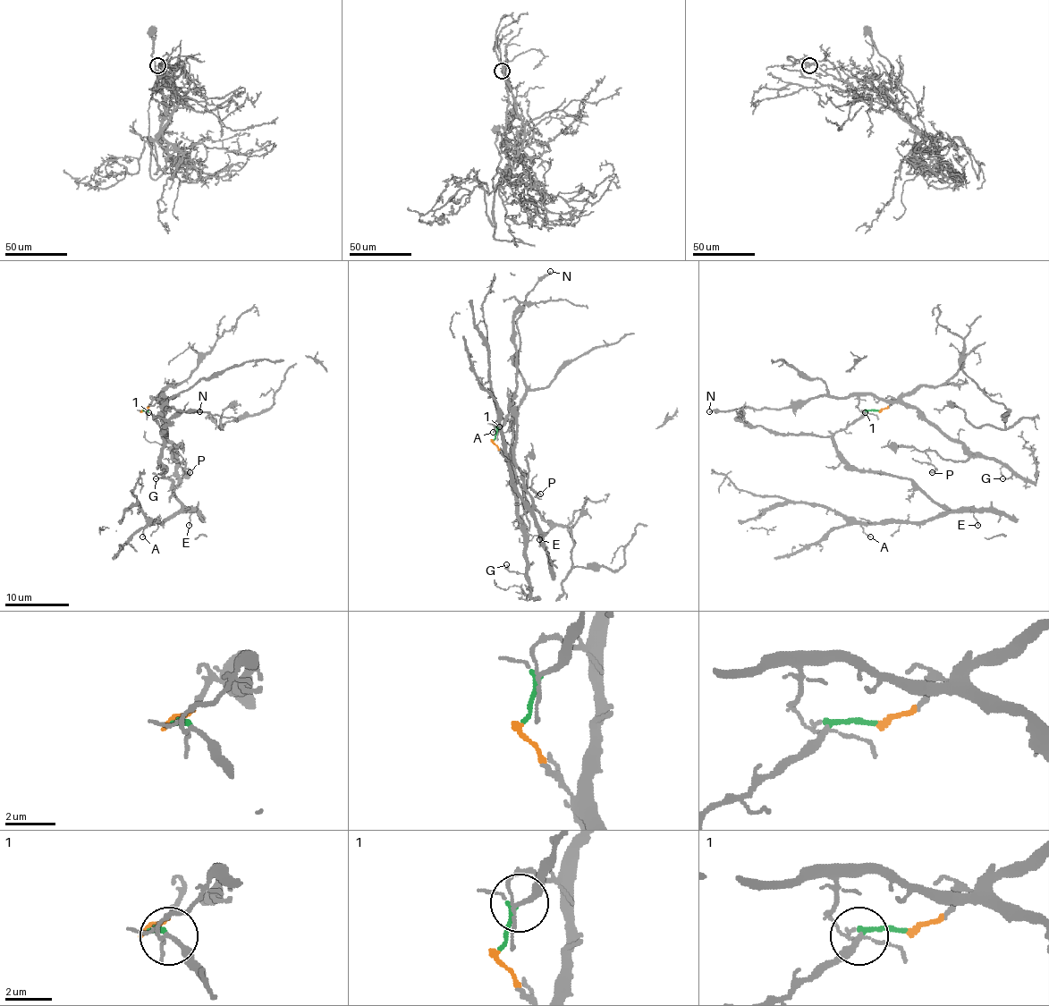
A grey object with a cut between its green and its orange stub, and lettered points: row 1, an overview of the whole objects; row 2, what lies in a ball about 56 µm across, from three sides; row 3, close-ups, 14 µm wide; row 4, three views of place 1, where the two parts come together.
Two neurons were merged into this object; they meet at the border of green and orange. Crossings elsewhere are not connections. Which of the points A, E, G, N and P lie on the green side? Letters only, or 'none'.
A, E

